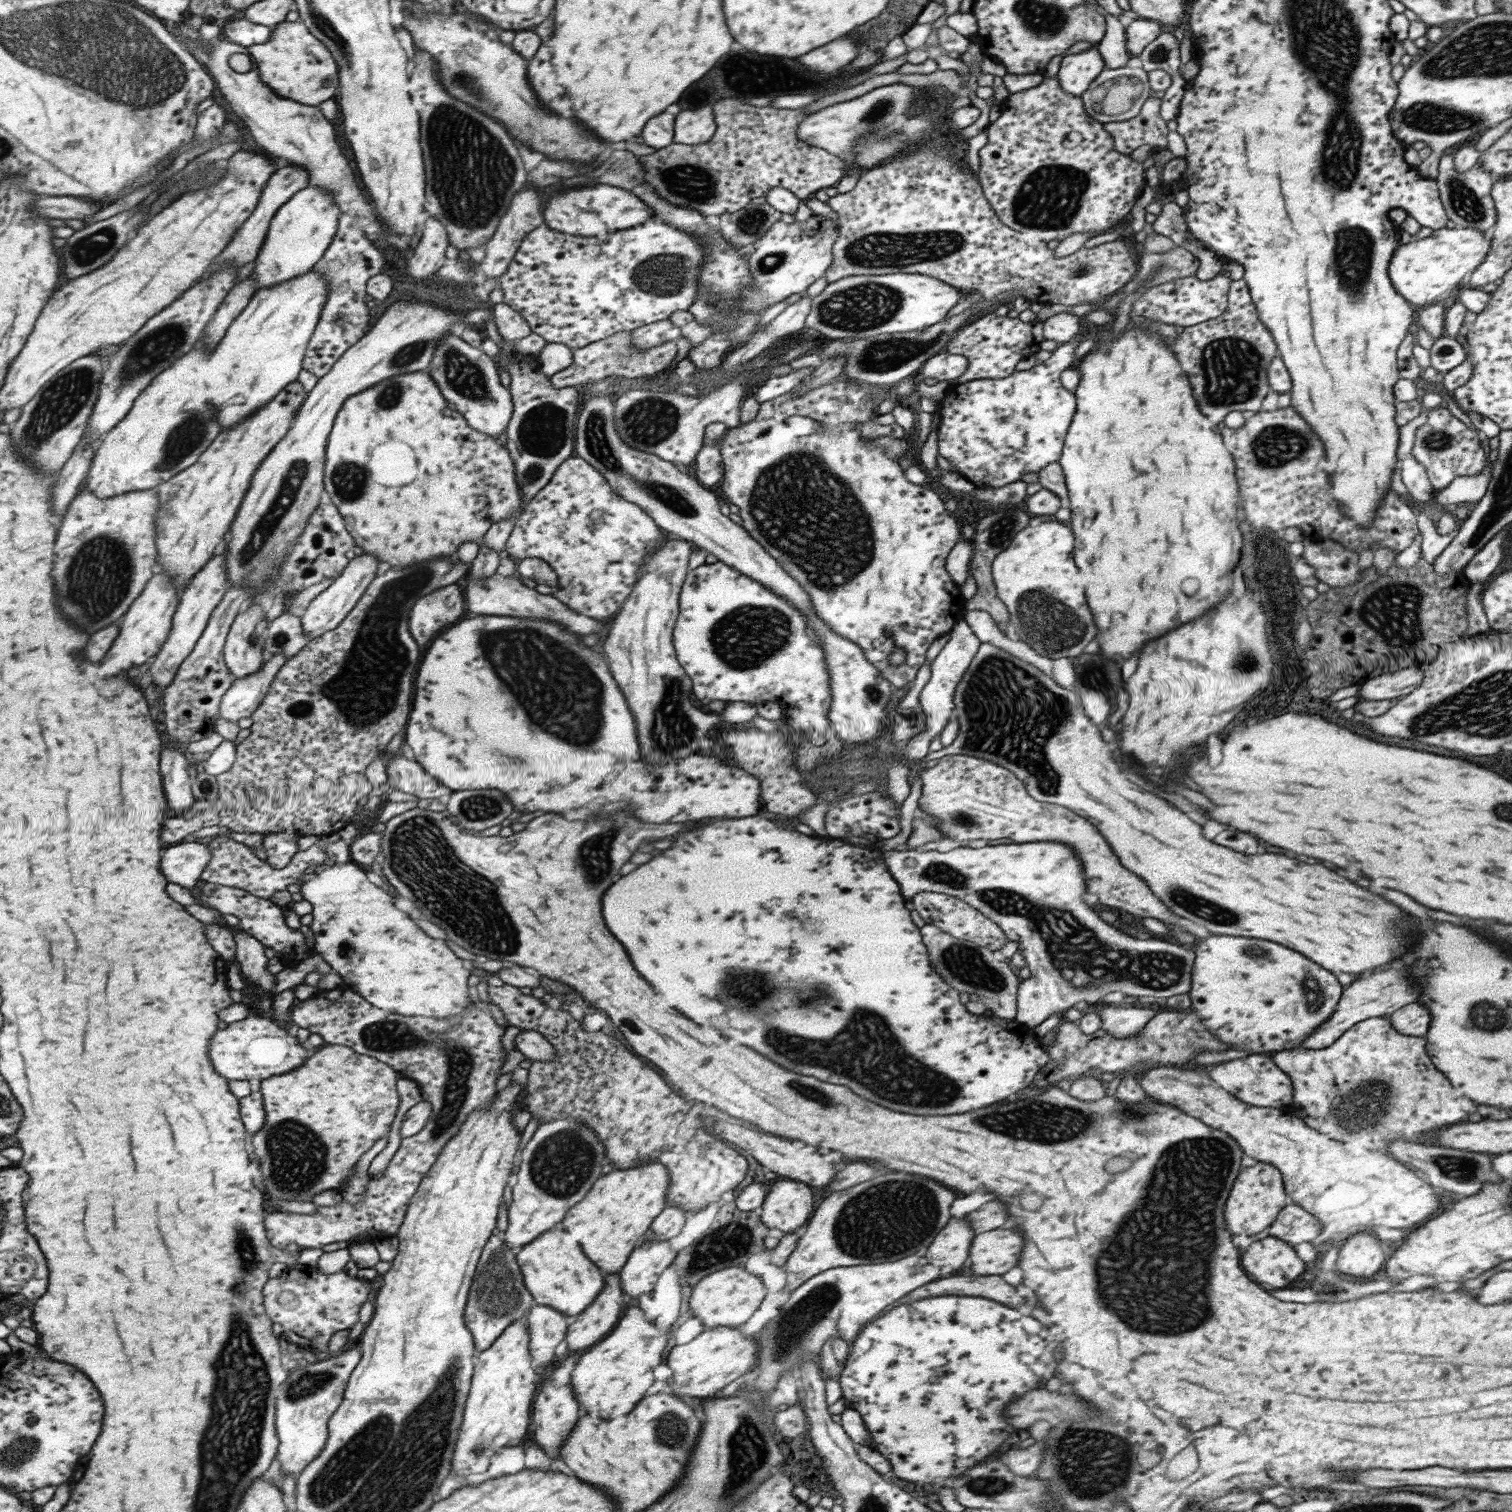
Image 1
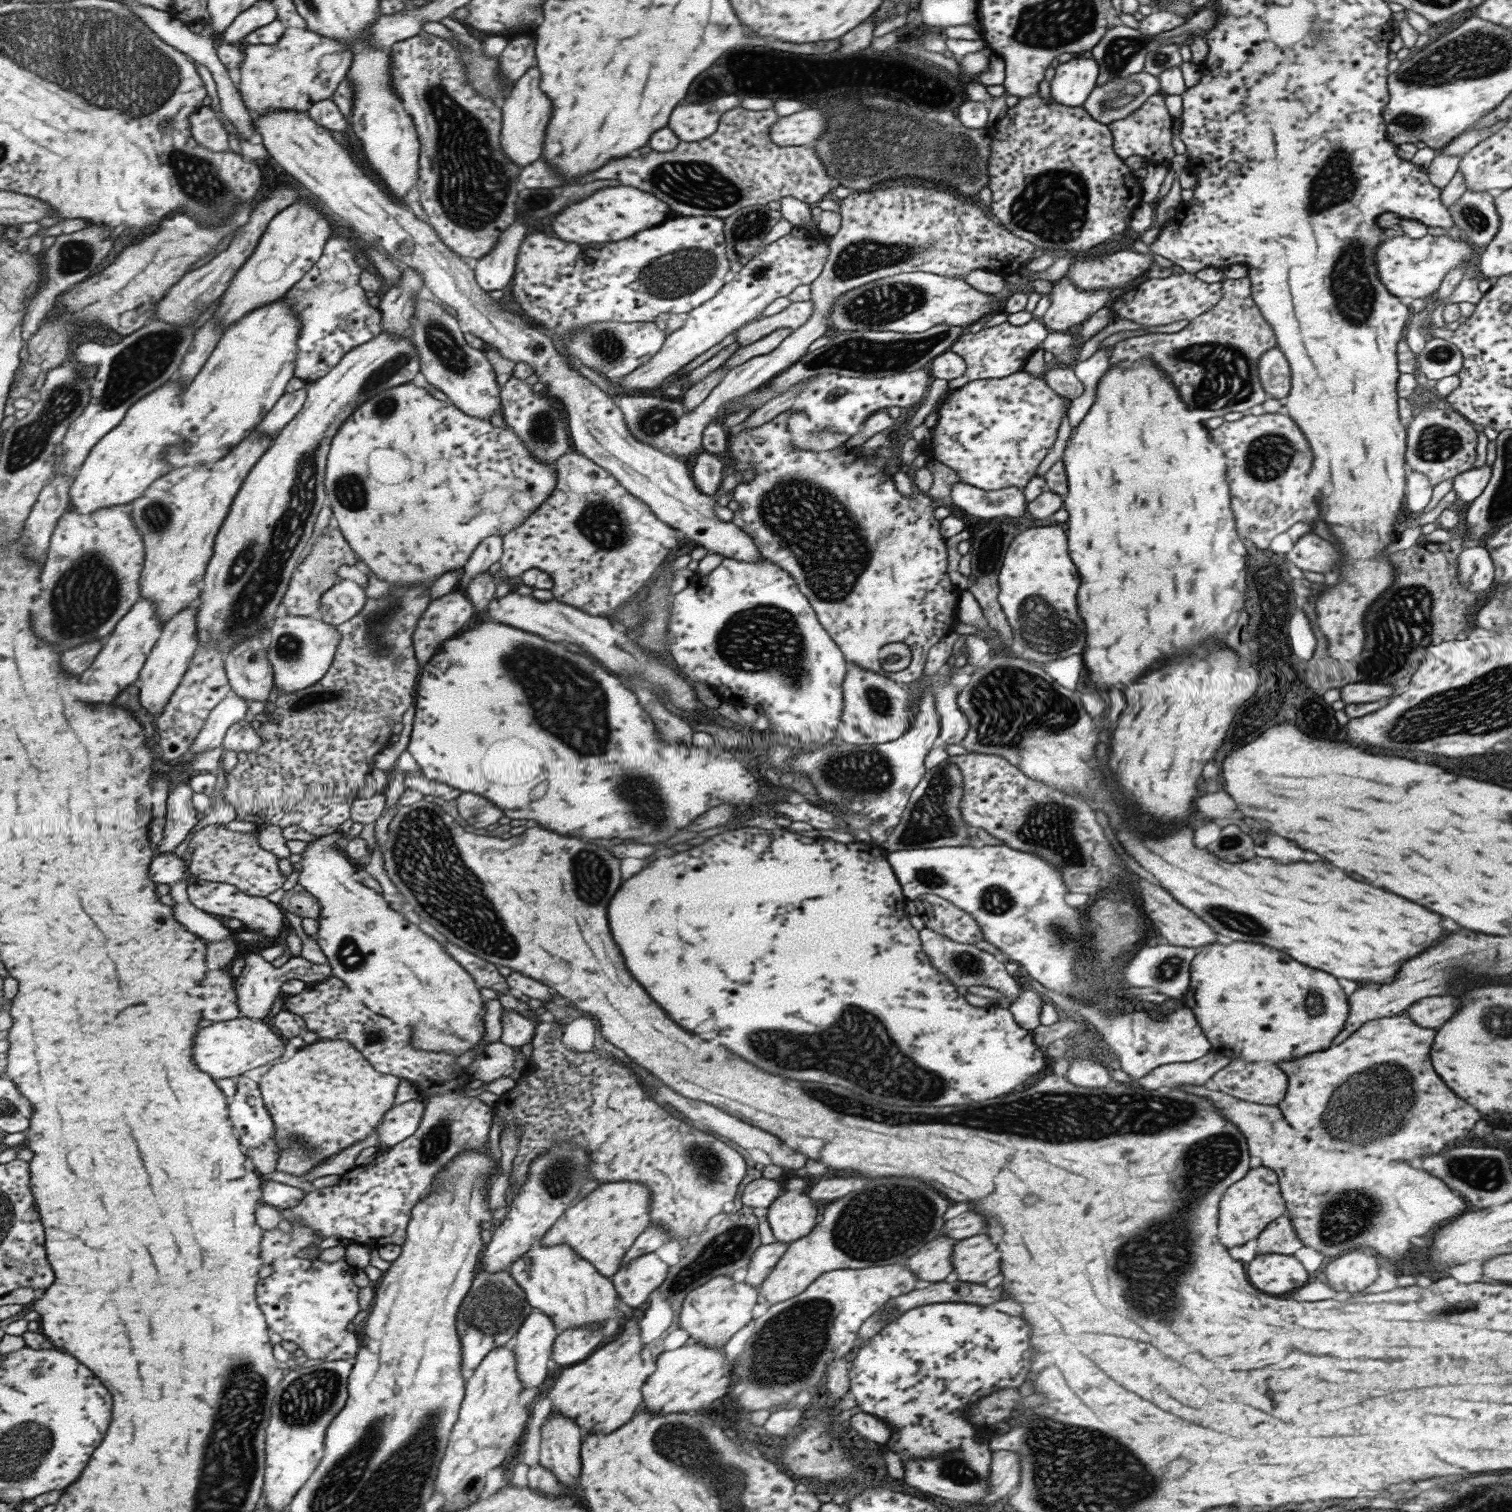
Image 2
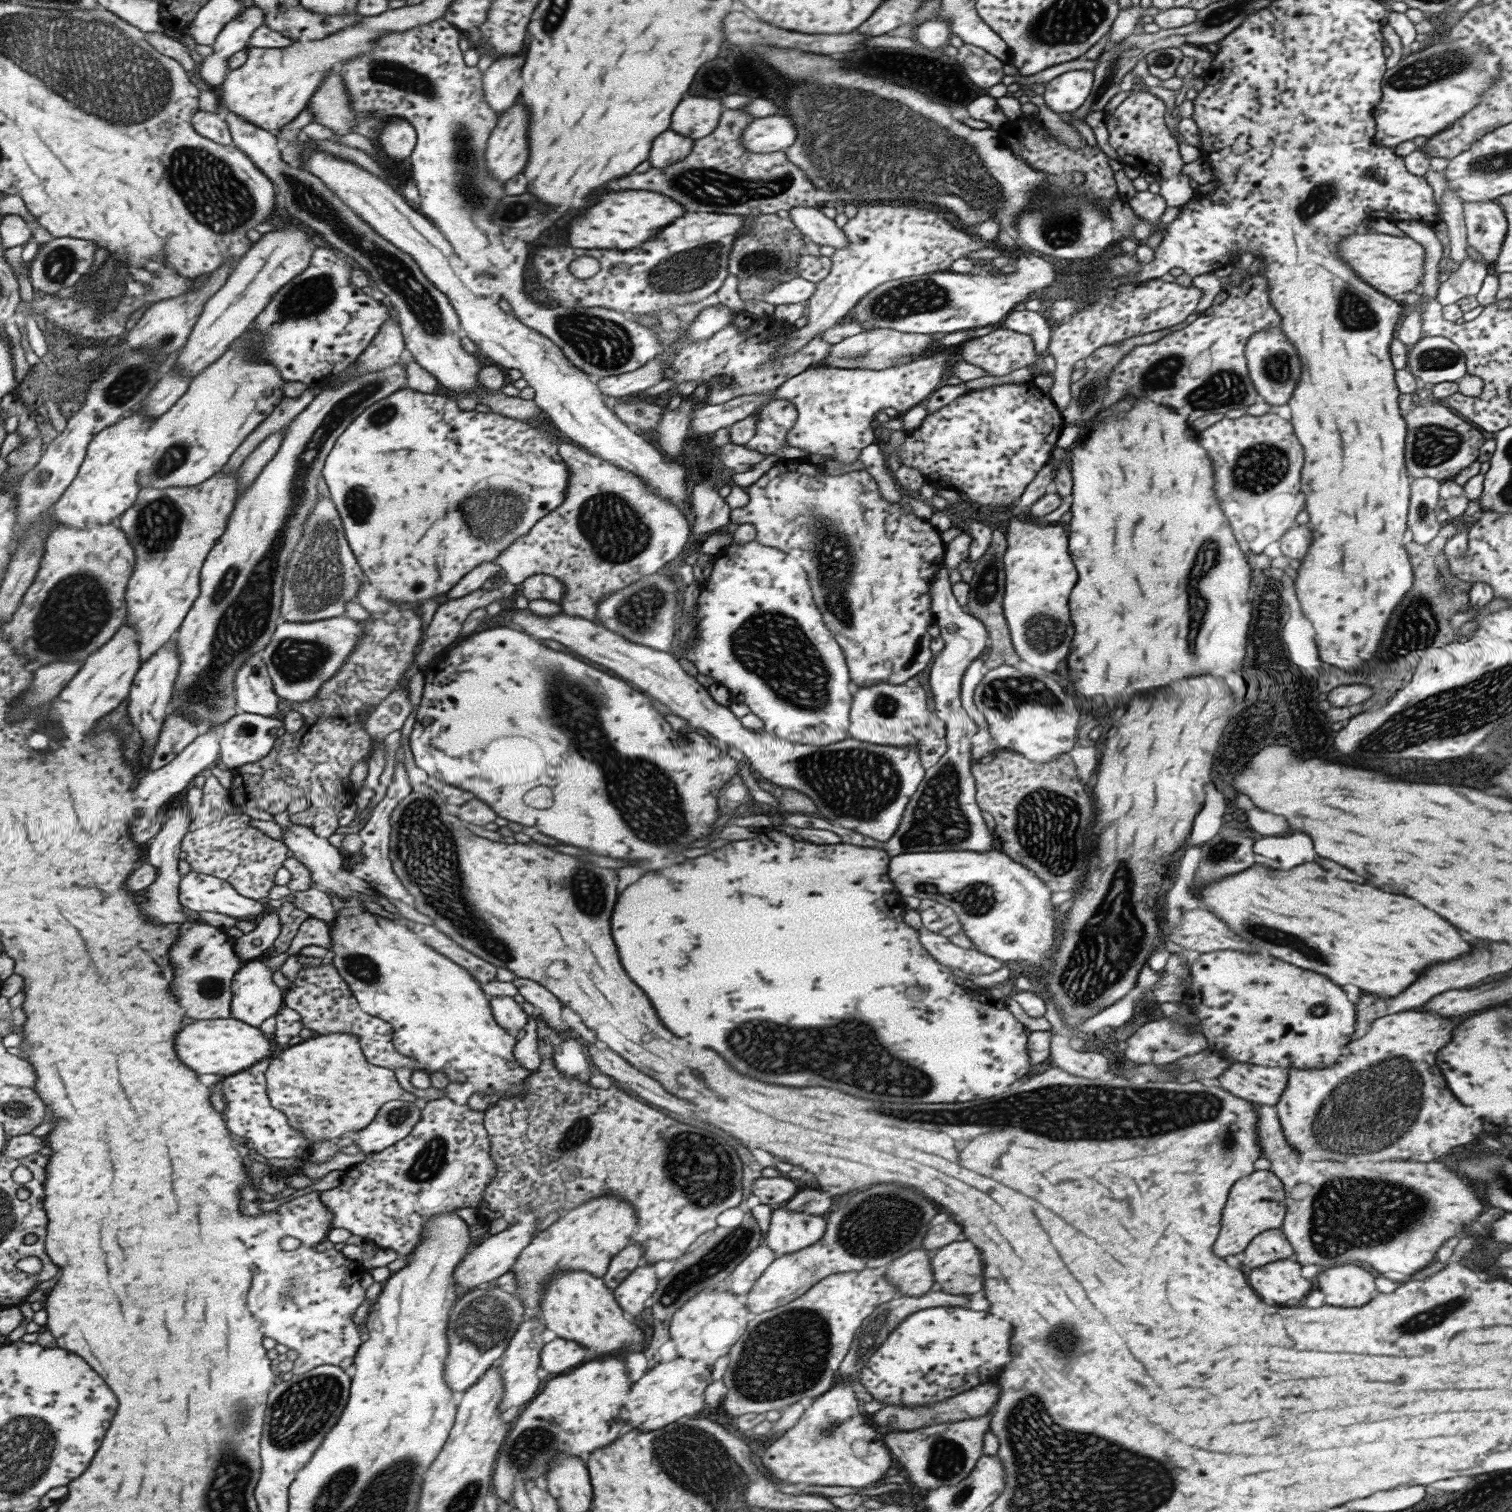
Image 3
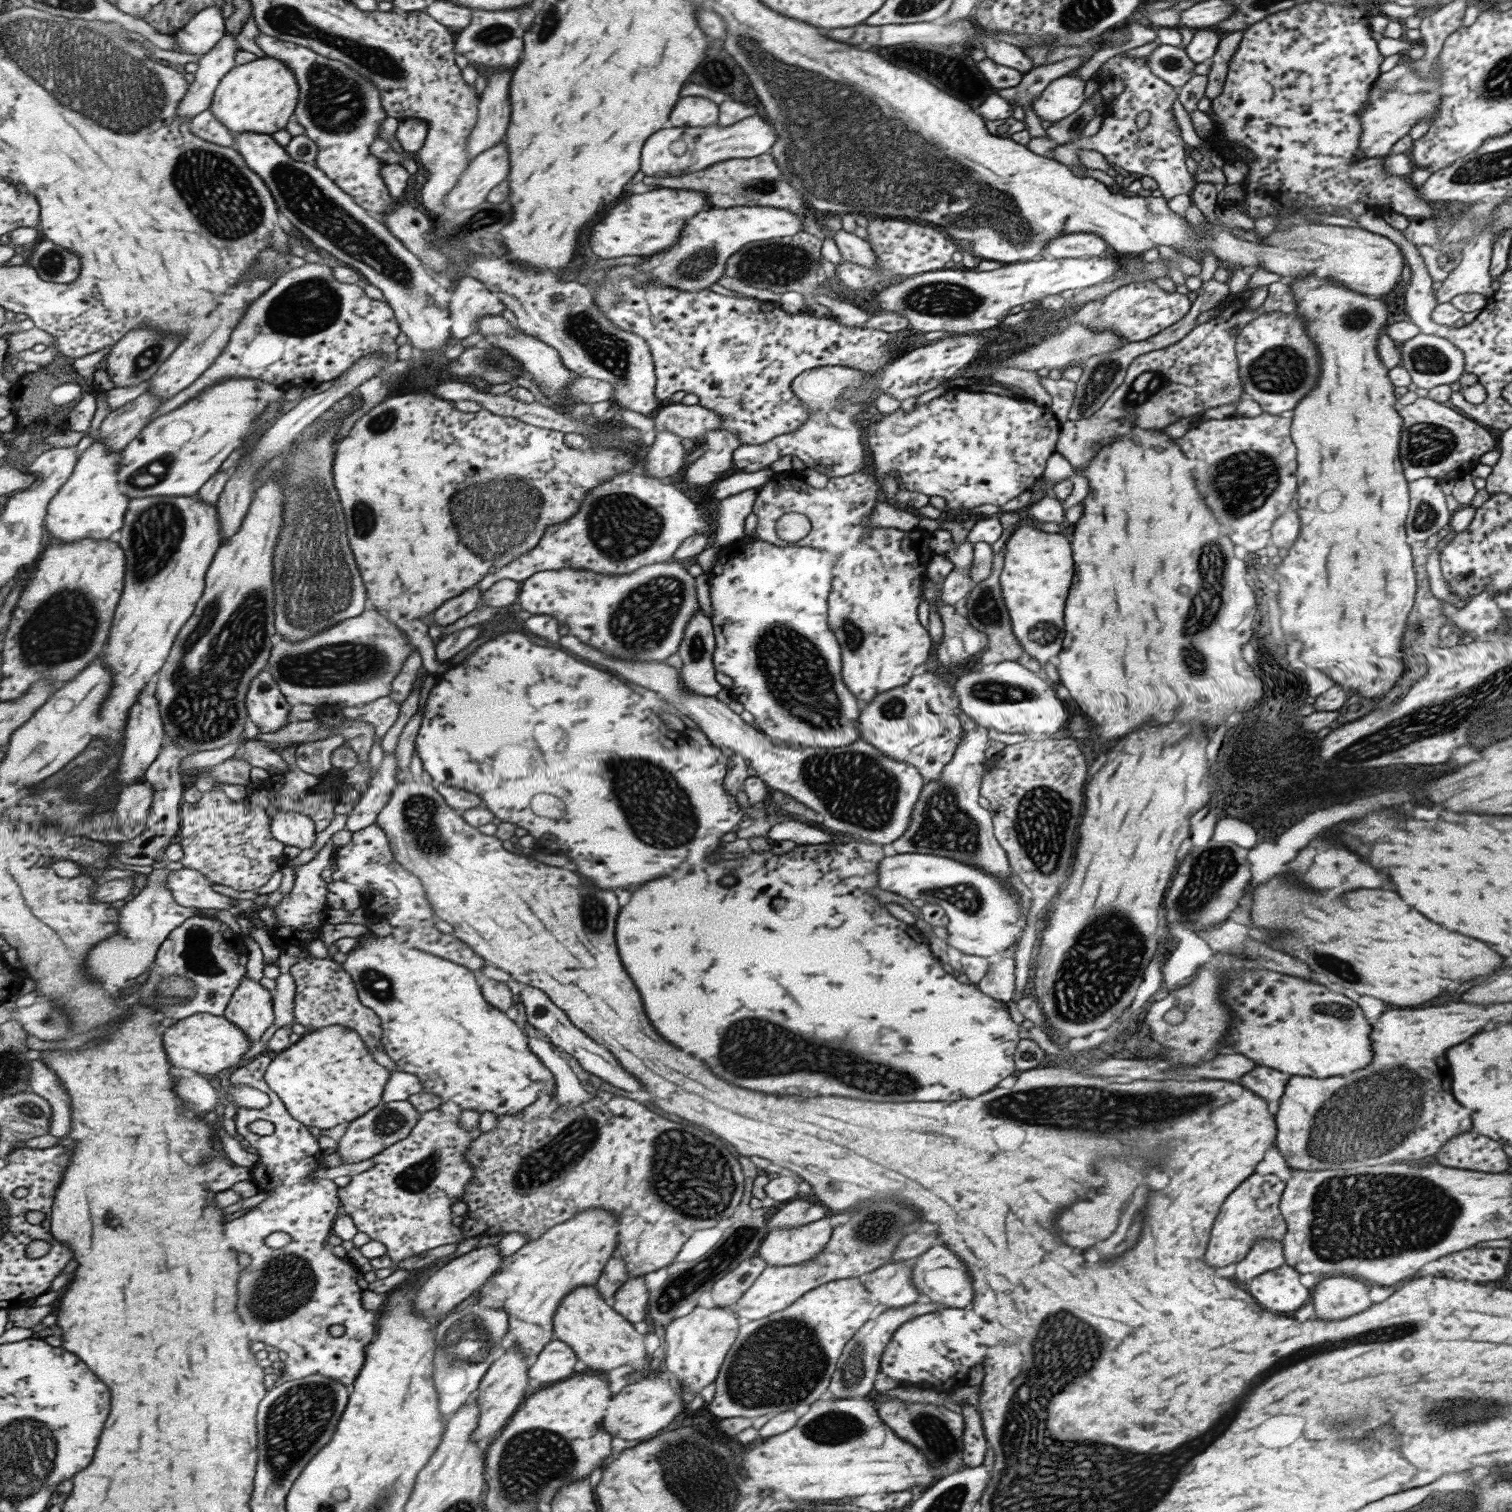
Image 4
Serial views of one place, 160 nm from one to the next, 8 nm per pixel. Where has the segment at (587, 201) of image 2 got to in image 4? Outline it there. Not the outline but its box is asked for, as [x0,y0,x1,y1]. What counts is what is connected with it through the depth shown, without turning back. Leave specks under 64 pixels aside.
[591,188,708,259]

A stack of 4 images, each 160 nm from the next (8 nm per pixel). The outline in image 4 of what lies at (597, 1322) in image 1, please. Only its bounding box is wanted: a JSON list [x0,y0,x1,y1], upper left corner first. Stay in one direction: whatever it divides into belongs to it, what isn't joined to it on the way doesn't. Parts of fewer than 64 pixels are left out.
[527,1340,577,1386]

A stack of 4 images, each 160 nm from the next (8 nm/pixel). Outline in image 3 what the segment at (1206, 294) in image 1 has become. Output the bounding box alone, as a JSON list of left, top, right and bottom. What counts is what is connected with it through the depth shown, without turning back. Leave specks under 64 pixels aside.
[1045,279,1202,411]

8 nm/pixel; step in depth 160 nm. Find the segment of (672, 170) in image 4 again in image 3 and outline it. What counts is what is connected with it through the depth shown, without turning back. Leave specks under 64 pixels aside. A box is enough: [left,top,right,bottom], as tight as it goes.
[649,113,796,168]

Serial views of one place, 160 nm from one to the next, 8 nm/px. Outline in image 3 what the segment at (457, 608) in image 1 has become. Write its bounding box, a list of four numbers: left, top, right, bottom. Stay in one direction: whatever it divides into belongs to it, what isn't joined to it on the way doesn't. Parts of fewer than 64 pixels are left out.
[416,580,515,668]

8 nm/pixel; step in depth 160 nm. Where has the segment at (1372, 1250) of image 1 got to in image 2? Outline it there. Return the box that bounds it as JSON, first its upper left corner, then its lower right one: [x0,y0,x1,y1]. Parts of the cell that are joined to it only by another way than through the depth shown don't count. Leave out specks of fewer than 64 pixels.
[1325,1249,1378,1294]

